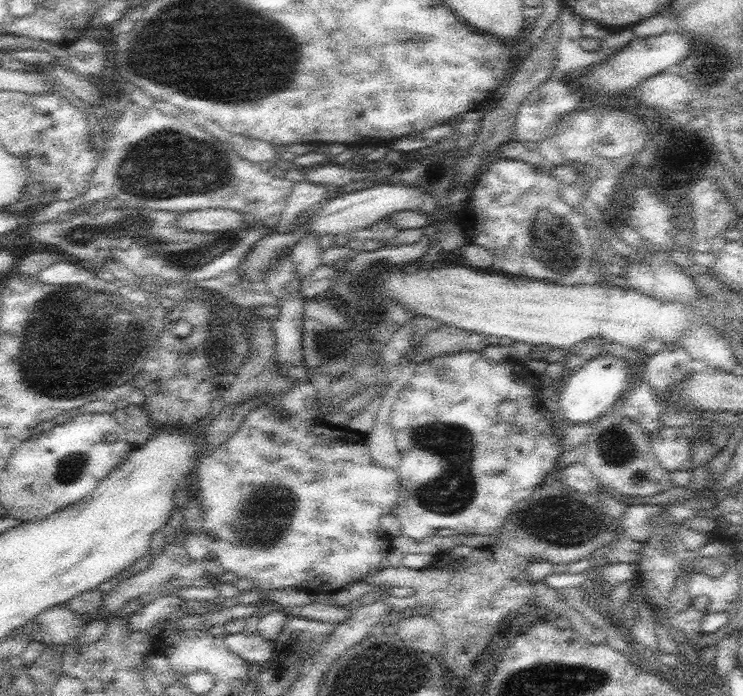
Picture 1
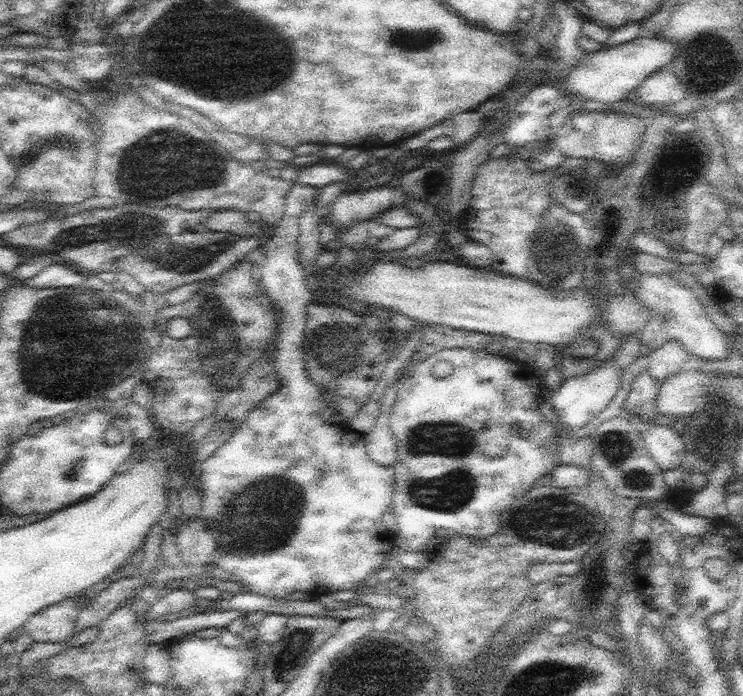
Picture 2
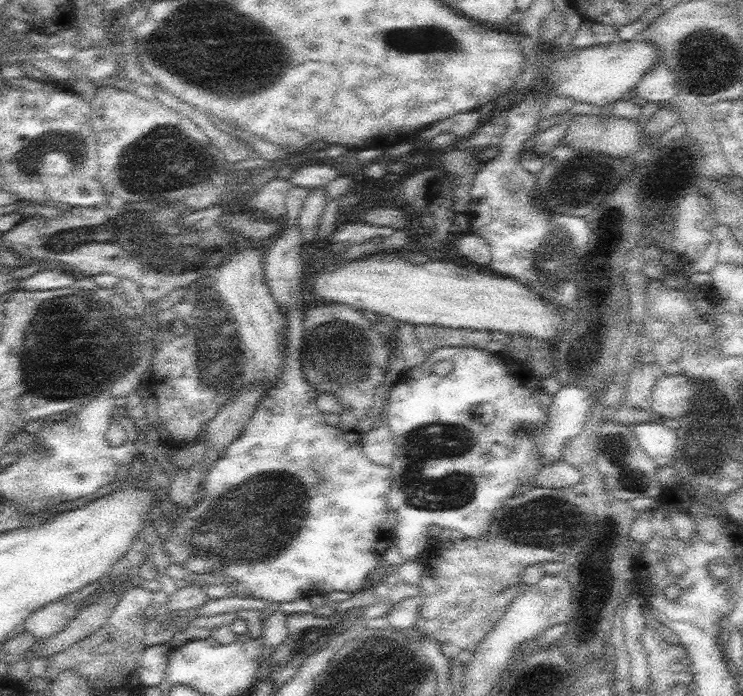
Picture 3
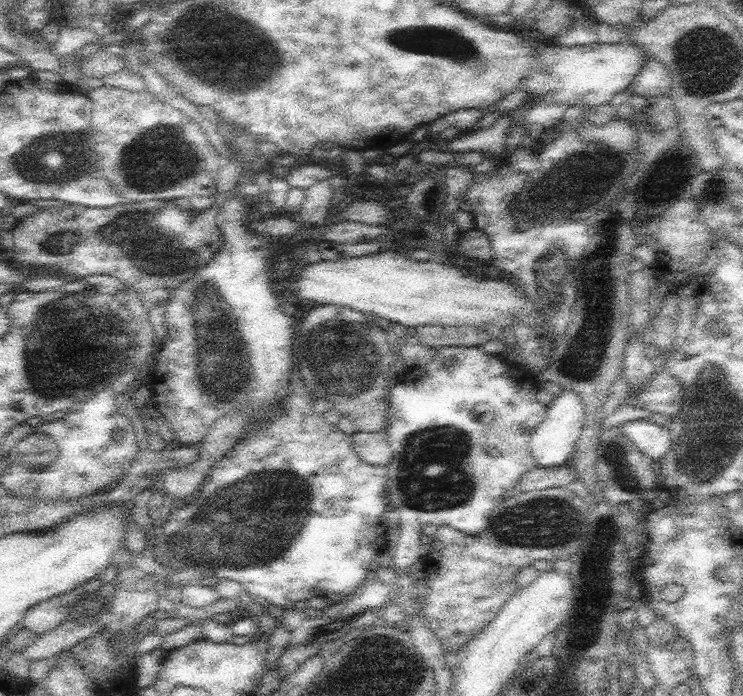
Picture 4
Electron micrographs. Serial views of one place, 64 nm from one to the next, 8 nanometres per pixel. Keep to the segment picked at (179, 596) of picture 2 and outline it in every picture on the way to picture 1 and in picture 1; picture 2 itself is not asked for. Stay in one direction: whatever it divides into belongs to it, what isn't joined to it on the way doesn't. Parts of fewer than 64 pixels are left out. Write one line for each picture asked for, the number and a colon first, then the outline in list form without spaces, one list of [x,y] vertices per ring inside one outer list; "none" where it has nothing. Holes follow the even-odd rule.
1: [[[159,594],[151,600],[145,600],[143,608],[129,618],[127,626],[129,626],[129,630],[141,630],[141,632],[151,634],[157,626],[165,624],[169,614],[181,604],[183,604],[183,600],[173,598],[171,594]]]

